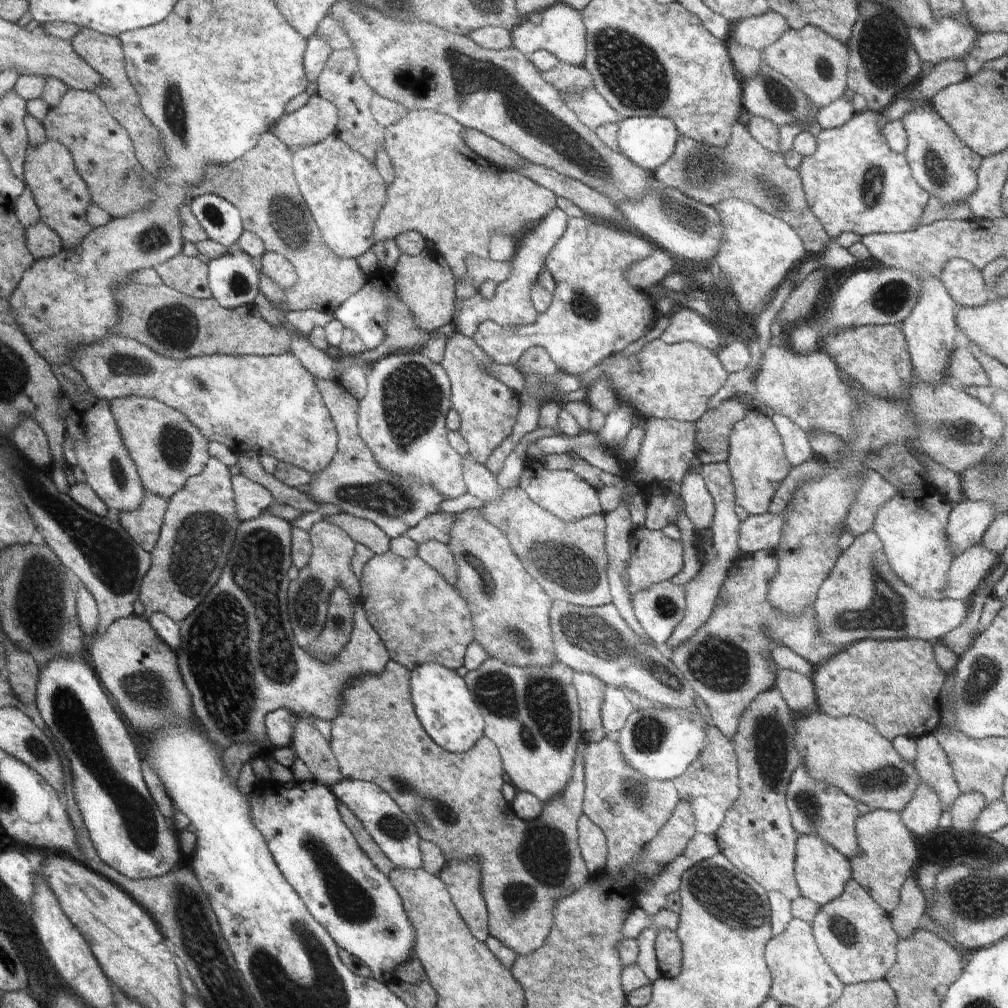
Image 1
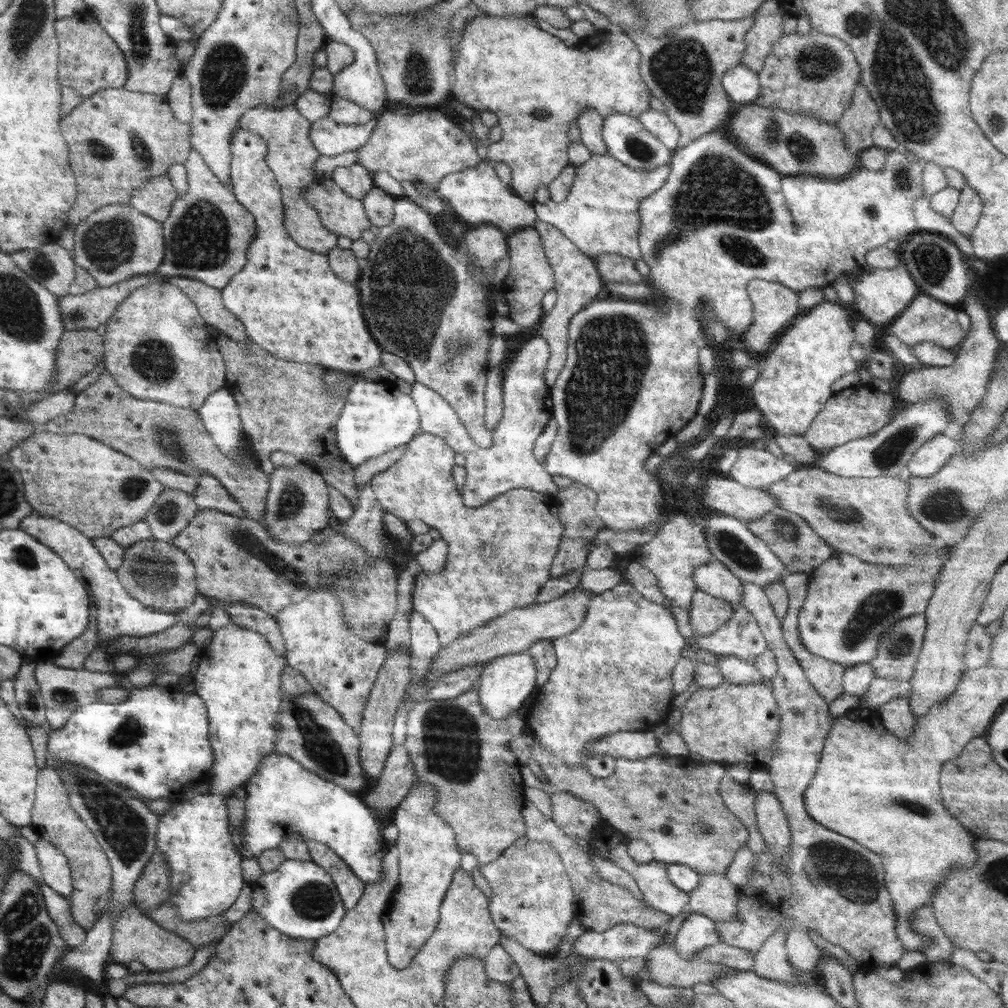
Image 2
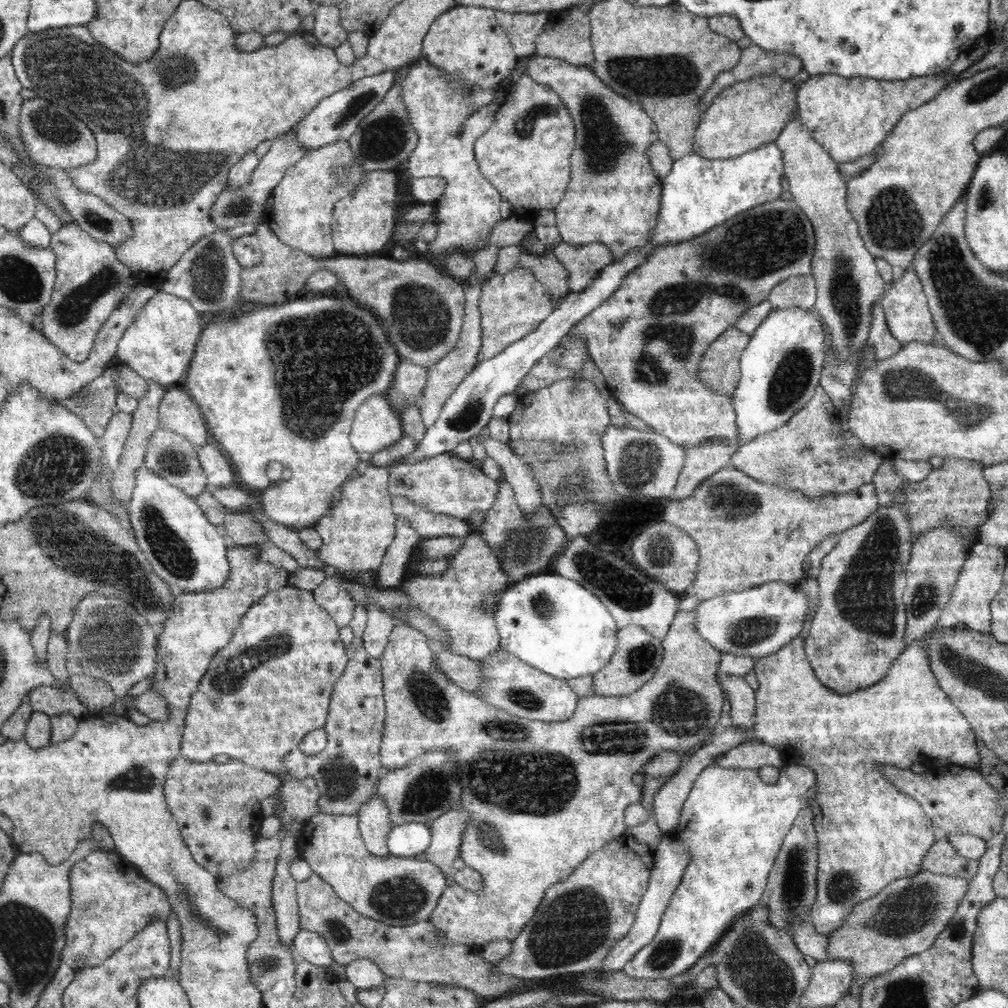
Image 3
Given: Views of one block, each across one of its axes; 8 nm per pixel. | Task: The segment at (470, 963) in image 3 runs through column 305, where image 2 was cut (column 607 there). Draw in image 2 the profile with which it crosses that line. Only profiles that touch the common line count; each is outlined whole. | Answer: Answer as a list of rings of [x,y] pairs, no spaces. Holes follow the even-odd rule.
[[[525,800],[521,813],[525,822],[525,841],[536,843],[540,843],[542,840],[544,842],[548,841],[548,844],[552,844],[552,848],[558,852],[564,870],[566,870],[566,874],[568,874],[571,880],[572,889],[575,892],[574,918],[581,919],[584,929],[587,931],[604,932],[614,925],[622,923],[635,924],[645,929],[662,929],[667,926],[672,918],[668,913],[659,911],[645,900],[640,901],[640,899],[636,899],[628,888],[611,884],[607,882],[608,880],[602,880],[594,872],[590,856],[586,852],[582,852],[580,846],[576,842],[572,842],[572,839],[566,836],[564,831],[552,819],[546,818],[536,808],[535,804]]]

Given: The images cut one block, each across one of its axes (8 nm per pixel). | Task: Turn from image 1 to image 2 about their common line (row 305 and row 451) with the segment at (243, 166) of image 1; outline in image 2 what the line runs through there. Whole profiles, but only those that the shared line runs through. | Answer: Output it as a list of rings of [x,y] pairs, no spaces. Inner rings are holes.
[[[219,334],[216,340],[226,367],[226,387],[236,399],[243,430],[250,436],[250,445],[267,475],[275,469],[270,456],[276,450],[293,454],[305,465],[311,466],[322,475],[332,462],[346,462],[336,445],[336,422],[346,405],[346,396],[355,379],[342,381],[338,385],[326,383],[326,367],[314,363],[297,363],[280,360],[266,352],[264,348],[248,339],[240,343],[232,337]]]

